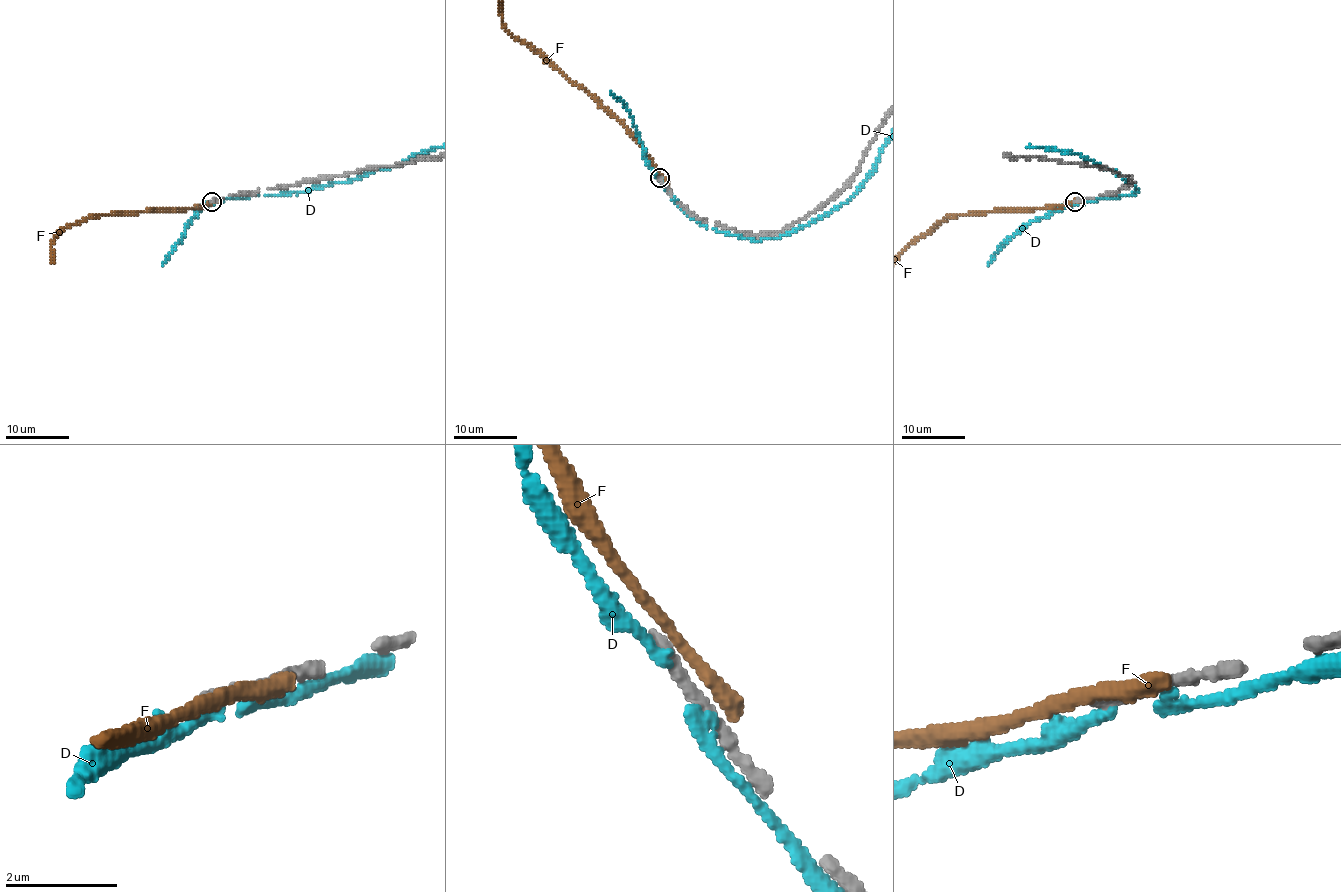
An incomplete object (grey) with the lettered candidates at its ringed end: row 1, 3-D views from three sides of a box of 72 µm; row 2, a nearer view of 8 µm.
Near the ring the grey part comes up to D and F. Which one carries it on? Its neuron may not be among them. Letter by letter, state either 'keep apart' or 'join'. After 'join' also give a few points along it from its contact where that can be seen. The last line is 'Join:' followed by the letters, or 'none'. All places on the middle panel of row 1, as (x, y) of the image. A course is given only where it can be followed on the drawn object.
D: keep apart
F: keep apart
Join: none

